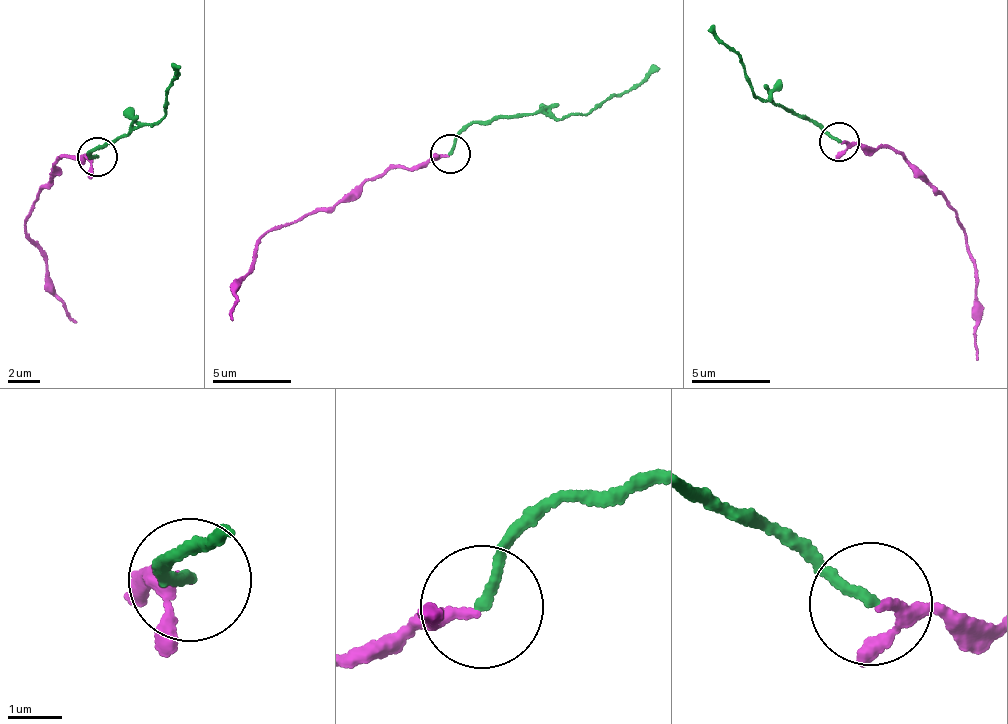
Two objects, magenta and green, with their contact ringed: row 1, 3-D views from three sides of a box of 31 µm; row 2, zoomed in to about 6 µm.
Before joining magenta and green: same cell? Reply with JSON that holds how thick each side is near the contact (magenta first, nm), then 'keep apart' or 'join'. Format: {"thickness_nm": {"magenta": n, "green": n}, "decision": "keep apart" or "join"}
{"thickness_nm": {"magenta": 120, "green": 190}, "decision": "join"}

